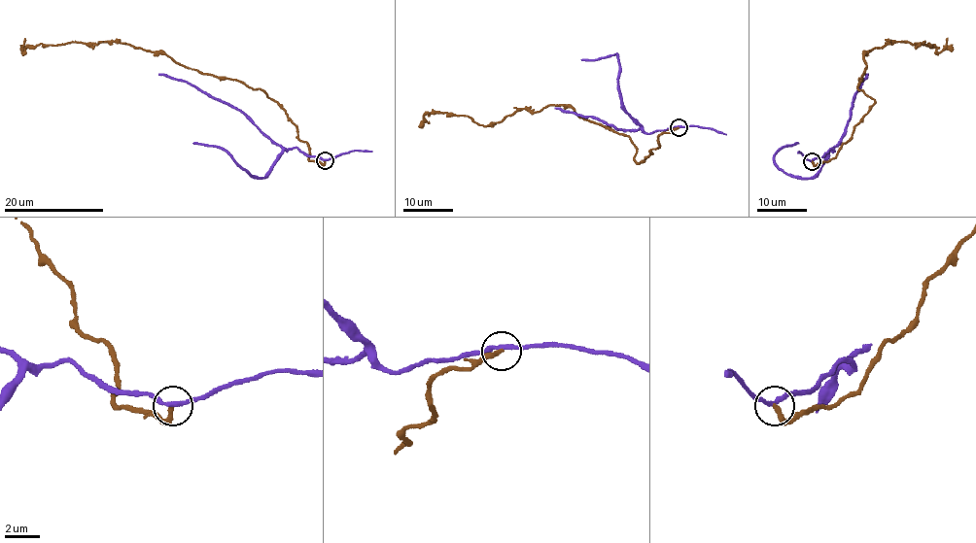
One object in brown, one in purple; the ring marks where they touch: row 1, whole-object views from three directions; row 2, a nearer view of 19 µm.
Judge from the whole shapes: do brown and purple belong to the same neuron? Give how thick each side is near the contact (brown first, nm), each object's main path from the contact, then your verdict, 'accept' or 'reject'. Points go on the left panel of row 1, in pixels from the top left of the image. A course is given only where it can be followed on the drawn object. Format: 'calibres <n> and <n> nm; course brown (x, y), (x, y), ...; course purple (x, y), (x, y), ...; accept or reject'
calibres 280 and 220 nm; course brown (325, 159), (310, 161), (297, 128), (260, 88), (118, 42), (36, 45), (23, 53), (25, 38); course purple (325, 159), (306, 155), (296, 147), (280, 147), (238, 110), (184, 82), (158, 74); reject

